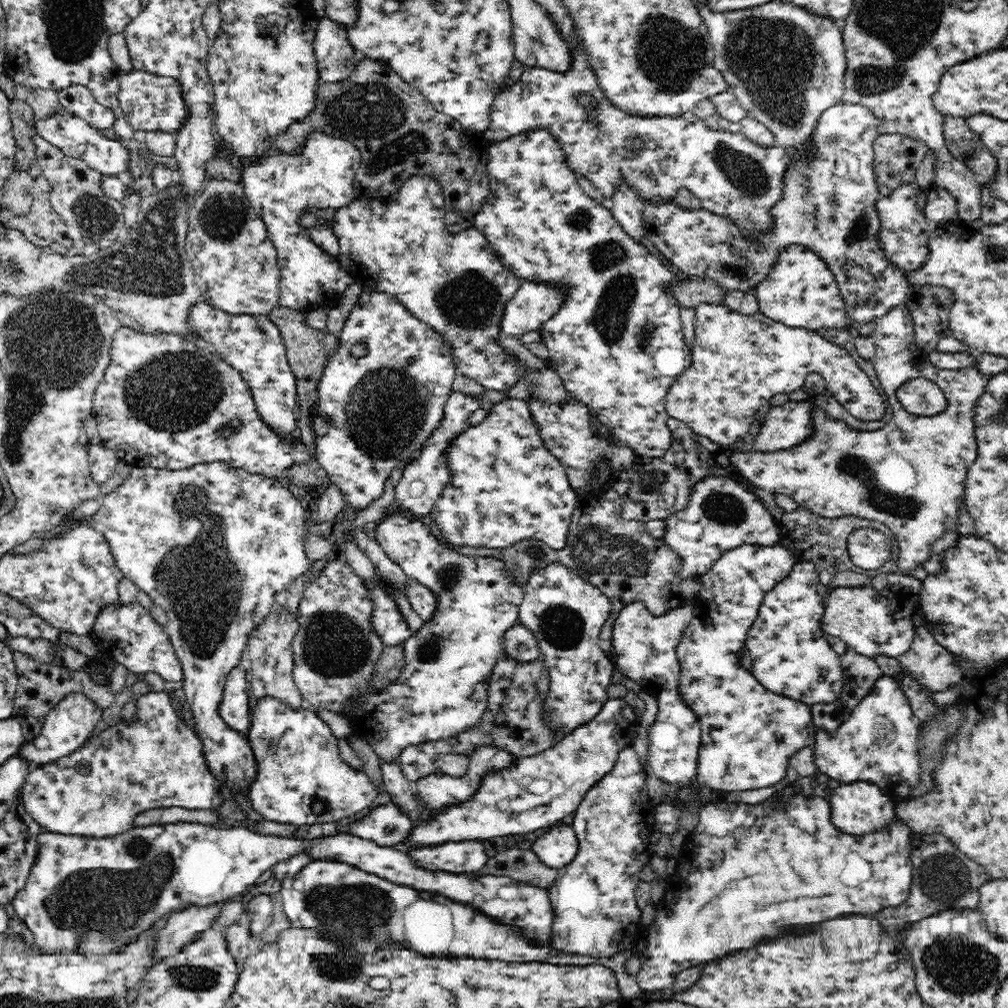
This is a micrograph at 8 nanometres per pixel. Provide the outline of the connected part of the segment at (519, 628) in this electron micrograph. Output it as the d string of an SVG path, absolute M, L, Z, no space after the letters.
M522 623L506 630L503 655L520 662L530 662L541 658L541 650L534 636Z

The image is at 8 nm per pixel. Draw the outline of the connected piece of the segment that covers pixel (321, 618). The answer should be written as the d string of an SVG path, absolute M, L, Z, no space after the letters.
M341 556L328 557L321 566L319 575L304 589L297 608L299 627L291 646L294 655L293 679L311 707L342 715L349 711L360 715L363 710L359 710L358 705L354 705L354 701L350 701L350 698L364 696L370 692L374 664L384 650L382 639L378 637L378 633L374 633L374 629L370 628L368 619L374 603L368 597L364 579L358 576Z

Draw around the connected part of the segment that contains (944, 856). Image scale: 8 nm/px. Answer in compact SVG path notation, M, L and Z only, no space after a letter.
M917 833L913 840L914 848L910 854L913 881L909 897L901 905L872 914L882 928L891 933L901 932L906 925L916 924L934 914L958 909L978 909L979 890L990 880L982 865L960 853L944 835Z

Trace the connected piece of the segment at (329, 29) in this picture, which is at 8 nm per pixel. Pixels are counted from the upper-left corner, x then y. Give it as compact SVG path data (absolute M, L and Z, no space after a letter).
M326 16L319 20L313 49L320 82L346 80L357 67L359 55L346 36L347 30L337 22Z

